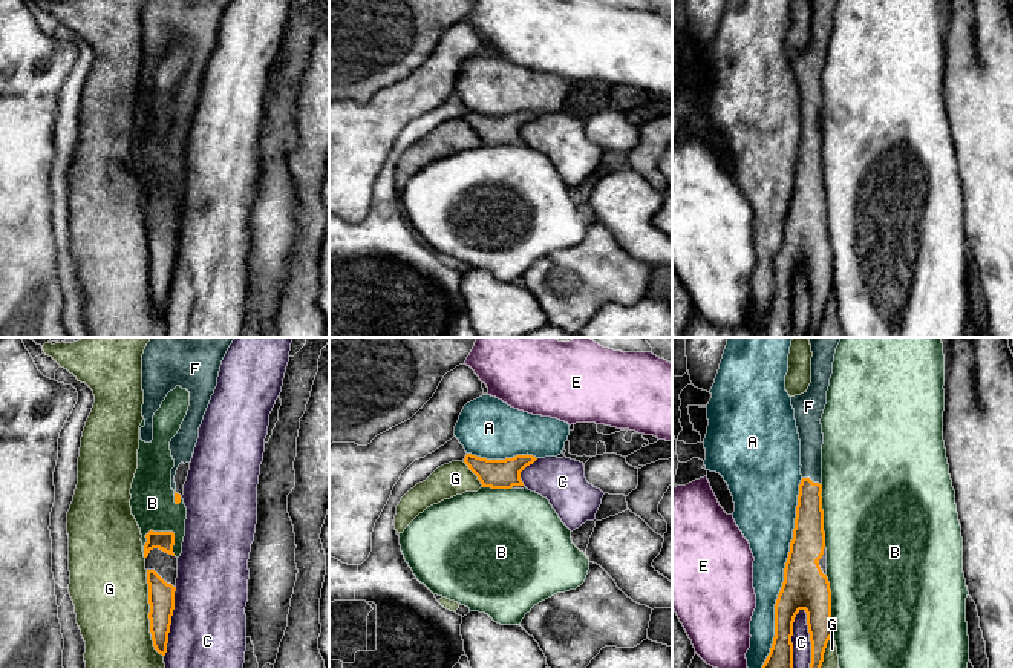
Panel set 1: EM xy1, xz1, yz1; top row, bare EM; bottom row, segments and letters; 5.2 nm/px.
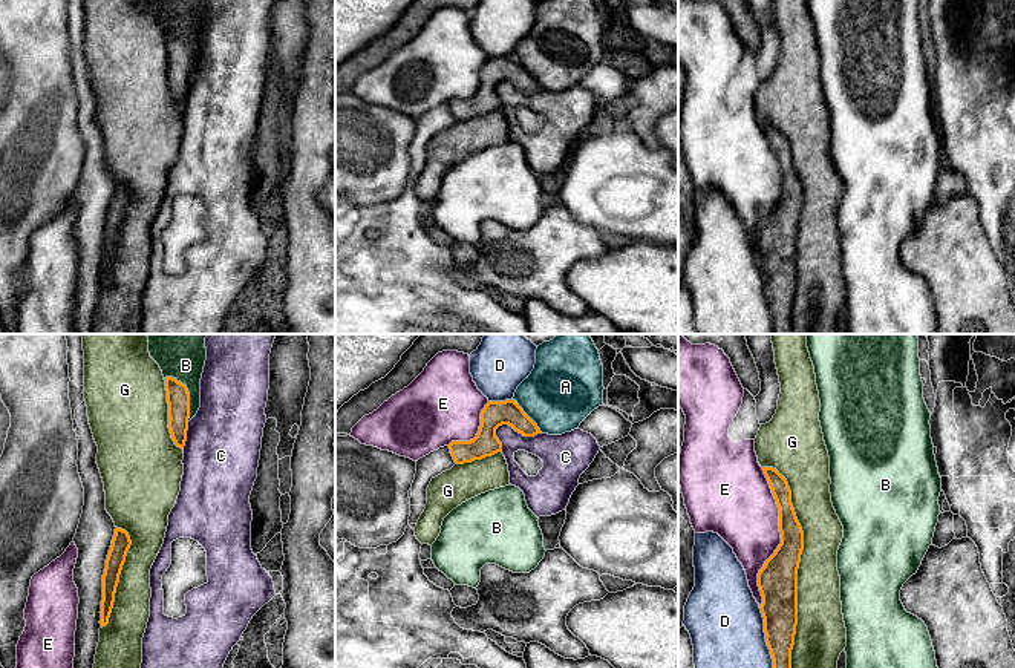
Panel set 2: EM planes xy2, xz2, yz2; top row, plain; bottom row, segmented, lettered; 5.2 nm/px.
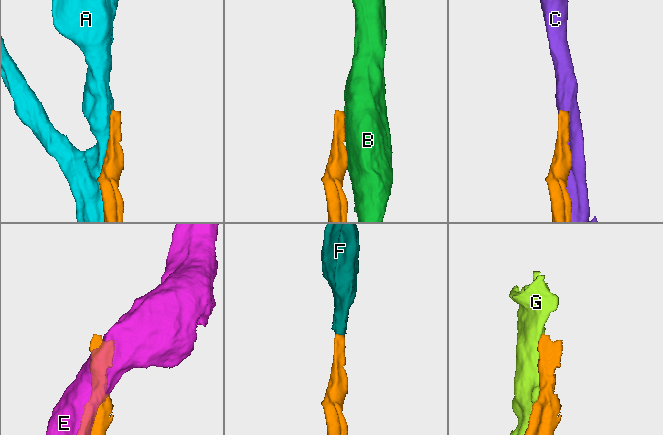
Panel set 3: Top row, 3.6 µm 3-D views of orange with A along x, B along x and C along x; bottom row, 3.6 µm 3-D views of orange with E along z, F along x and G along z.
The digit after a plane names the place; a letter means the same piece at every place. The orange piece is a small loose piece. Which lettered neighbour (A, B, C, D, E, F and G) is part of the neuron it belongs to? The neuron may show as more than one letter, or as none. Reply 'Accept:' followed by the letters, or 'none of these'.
Accept: F

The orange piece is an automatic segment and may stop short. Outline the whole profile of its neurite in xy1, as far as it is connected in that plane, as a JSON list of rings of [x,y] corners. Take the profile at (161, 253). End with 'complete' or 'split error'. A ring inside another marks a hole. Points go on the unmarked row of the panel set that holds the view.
[[[147,227],[150,290],[155,306],[165,313],[176,244],[167,241],[155,227]]] | complete

